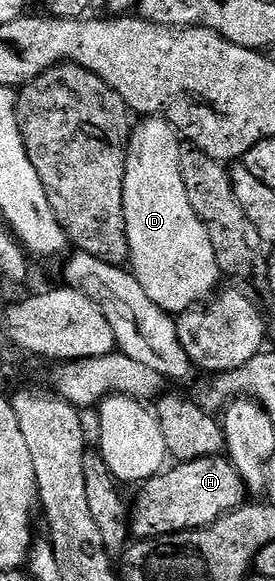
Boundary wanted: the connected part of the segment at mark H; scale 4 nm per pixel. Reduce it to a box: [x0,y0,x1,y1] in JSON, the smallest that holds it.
[129,456,245,540]

